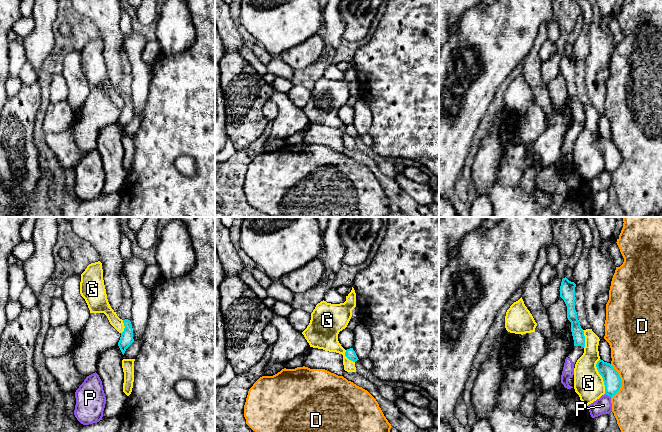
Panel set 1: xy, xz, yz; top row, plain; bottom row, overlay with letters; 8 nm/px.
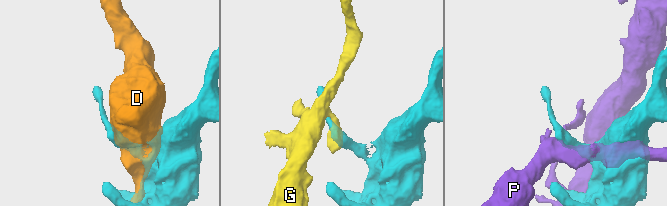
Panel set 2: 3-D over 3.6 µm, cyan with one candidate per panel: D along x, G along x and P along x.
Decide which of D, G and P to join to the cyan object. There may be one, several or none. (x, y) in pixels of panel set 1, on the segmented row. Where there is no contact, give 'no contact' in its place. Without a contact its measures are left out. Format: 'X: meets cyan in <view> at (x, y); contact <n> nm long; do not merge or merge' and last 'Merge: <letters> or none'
D: meets cyan in yz at (621, 381); contact 280 nm long; do not merge
G: meets cyan in yz at (601, 375); contact 280 nm long; merge
P: meets cyan in yz at (608, 395); contact 60 nm long; do not merge
Merge: G

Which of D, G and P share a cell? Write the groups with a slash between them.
D / G / P

